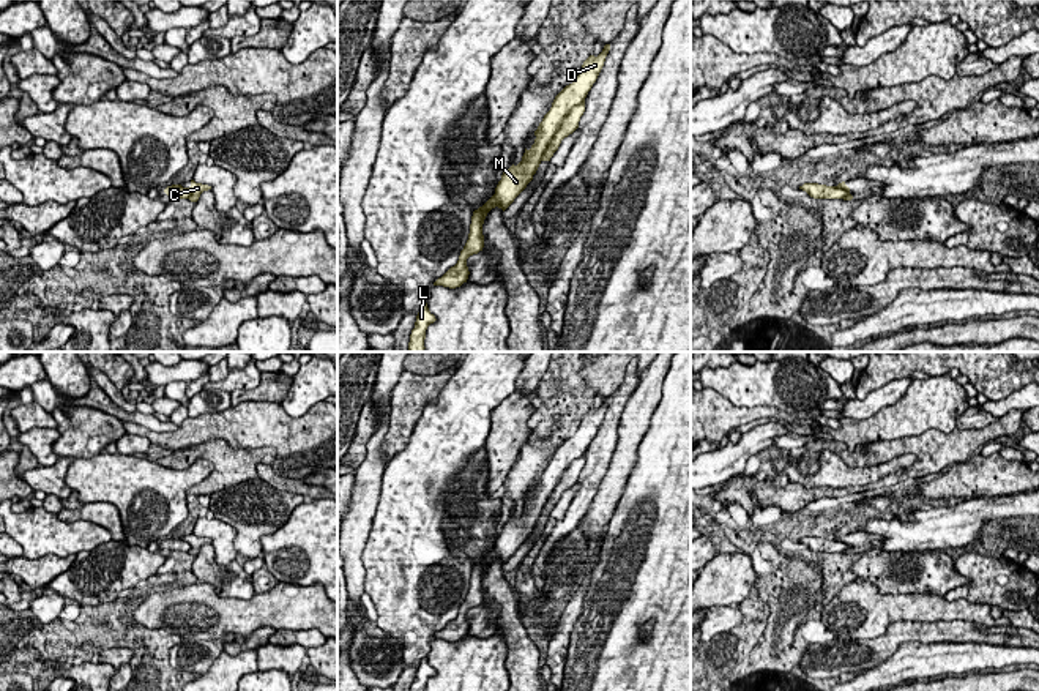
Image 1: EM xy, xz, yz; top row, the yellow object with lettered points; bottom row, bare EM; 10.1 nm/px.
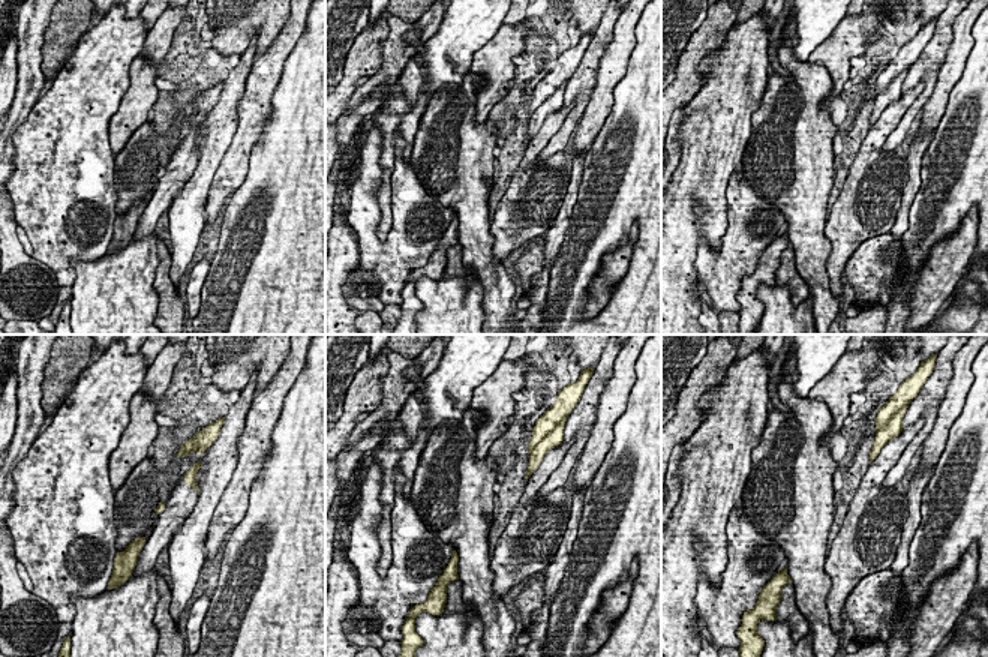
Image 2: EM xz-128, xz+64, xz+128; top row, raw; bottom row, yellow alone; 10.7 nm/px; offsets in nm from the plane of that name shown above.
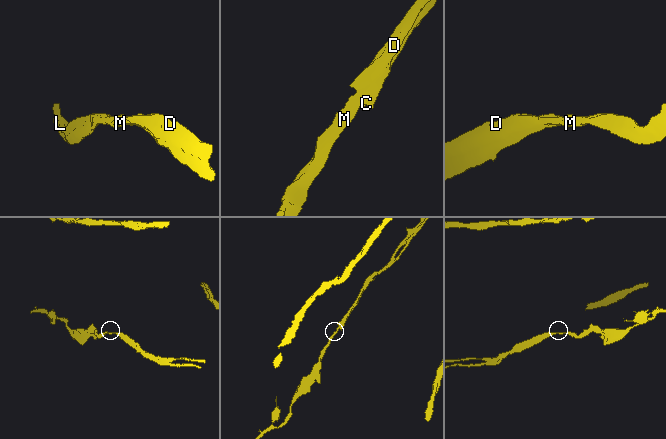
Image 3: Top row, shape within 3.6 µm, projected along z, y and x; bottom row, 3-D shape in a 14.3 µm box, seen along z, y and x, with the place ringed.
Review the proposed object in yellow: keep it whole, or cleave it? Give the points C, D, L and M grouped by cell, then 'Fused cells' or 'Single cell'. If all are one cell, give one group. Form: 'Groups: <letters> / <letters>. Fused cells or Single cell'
Groups: C / D L M. Fused cells

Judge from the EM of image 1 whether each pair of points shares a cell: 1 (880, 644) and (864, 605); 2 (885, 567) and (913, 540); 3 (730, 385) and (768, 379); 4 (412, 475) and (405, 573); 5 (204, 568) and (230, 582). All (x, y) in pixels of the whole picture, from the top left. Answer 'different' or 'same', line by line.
1: different
2: different
3: same
4: same
5: same

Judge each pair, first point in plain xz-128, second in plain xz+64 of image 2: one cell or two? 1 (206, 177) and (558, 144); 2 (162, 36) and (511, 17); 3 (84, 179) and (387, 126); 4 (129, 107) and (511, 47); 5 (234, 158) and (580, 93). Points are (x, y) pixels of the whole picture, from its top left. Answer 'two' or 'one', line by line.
1: one
2: one
3: two
4: one
5: two

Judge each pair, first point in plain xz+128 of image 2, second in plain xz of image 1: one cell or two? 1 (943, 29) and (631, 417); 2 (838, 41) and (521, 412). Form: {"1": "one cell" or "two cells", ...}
{"1": "two cells", "2": "one cell"}

